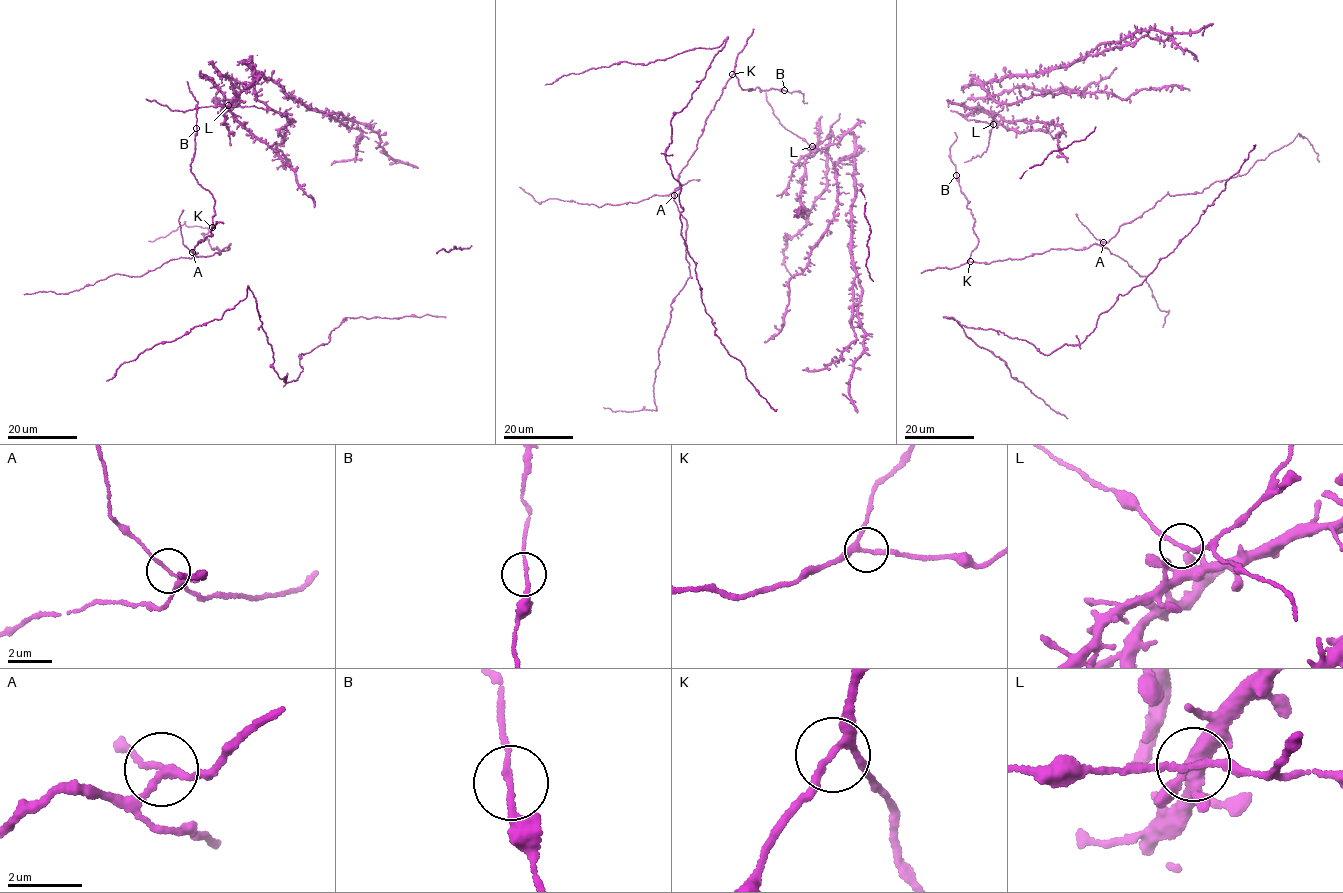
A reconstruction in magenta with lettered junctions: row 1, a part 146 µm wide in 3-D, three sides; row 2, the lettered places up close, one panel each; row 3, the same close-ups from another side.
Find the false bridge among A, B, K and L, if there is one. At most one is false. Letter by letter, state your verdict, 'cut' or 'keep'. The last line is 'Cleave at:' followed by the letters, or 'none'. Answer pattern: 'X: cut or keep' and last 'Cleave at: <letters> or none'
A: keep
B: keep
K: keep
L: keep
Cleave at: none

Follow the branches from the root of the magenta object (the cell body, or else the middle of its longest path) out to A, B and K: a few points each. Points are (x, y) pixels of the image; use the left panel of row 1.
A: (215, 213), (211, 236), (198, 241), (192, 251), (198, 254), (191, 252)
B: (215, 213), (212, 194), (198, 183), (191, 171), (196, 128)
K: (215, 213), (212, 227)

